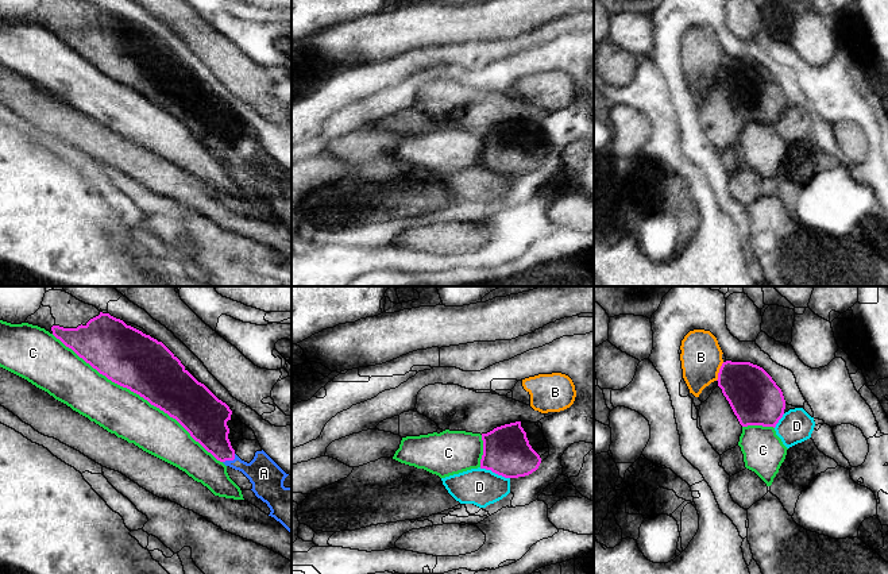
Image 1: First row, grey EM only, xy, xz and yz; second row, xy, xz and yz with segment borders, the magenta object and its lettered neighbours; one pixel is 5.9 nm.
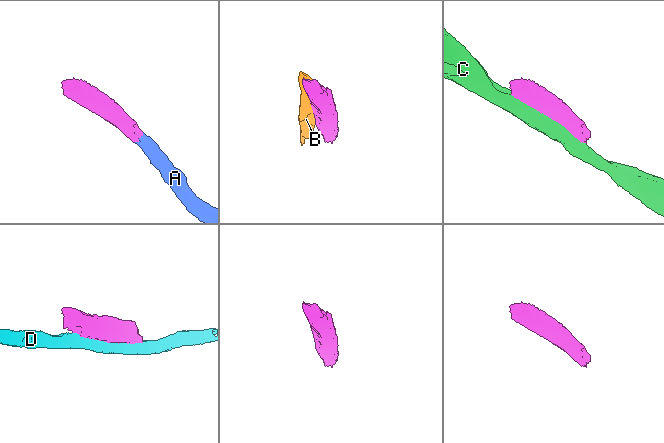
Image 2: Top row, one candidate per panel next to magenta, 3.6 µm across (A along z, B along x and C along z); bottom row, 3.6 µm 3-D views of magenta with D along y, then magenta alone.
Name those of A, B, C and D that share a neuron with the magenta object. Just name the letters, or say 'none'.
A

